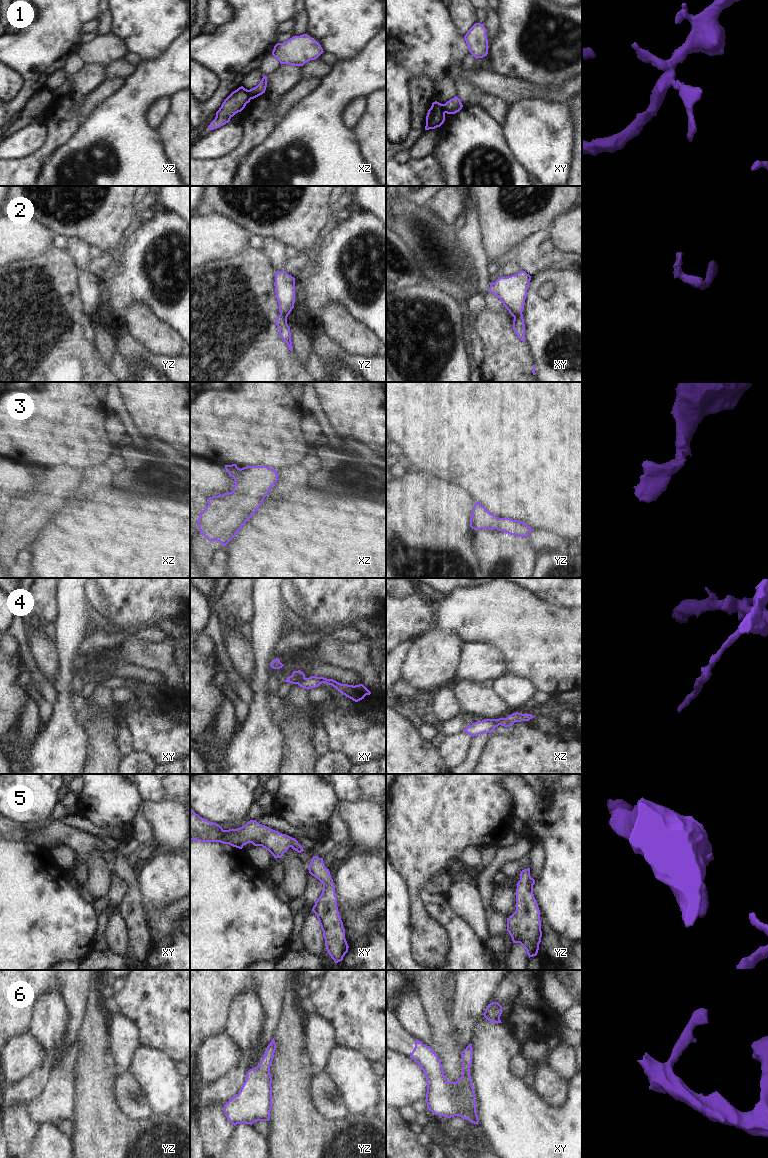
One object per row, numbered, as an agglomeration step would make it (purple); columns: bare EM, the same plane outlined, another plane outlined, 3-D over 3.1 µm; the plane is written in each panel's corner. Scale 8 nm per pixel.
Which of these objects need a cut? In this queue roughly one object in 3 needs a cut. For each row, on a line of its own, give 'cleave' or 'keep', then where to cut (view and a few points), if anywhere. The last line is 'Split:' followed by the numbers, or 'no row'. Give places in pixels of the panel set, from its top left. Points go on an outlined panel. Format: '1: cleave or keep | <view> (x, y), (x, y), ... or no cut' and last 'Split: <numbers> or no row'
1: cleave | xz (247, 90), (250, 99)
2: cleave | xy (521, 312), (514, 318)
3: keep | no cut
4: cleave | xy (304, 677), (297, 683)
5: keep | no cut
6: keep | no cut
Split: 1, 2, 4

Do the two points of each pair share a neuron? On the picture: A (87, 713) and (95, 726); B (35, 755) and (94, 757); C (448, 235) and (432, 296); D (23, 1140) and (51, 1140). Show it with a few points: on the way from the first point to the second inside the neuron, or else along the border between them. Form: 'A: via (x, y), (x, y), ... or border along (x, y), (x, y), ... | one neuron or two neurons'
A: border along (86, 701), (93, 713), (88, 720) | two neurons
B: border along (86, 734), (86, 761), (84, 763) | two neurons
C: border along (426, 281), (432, 285) | two neurons
D: border along (39, 1126), (30, 1147) | two neurons

